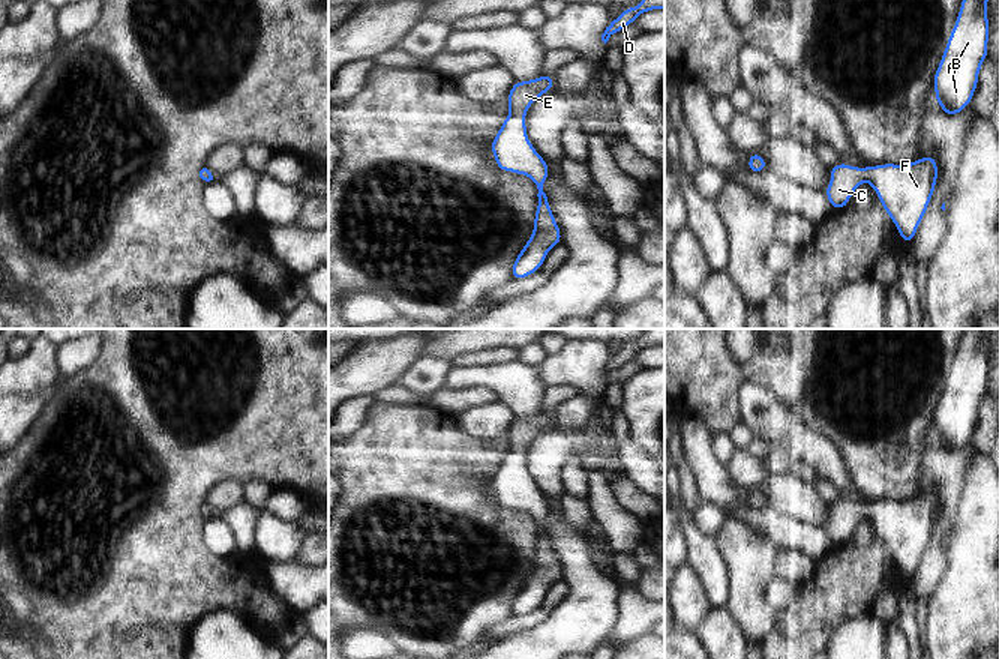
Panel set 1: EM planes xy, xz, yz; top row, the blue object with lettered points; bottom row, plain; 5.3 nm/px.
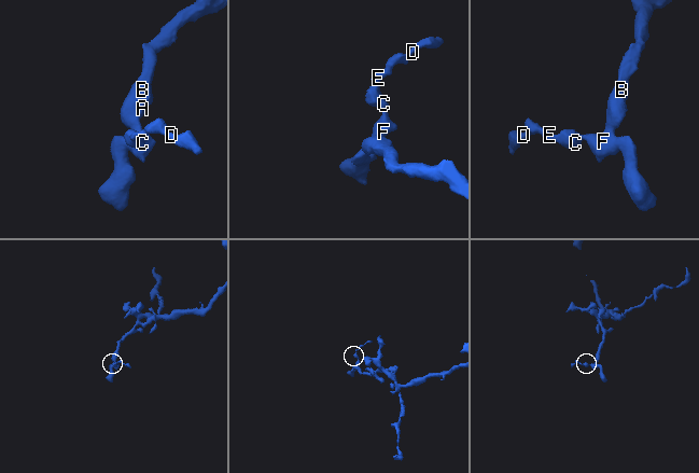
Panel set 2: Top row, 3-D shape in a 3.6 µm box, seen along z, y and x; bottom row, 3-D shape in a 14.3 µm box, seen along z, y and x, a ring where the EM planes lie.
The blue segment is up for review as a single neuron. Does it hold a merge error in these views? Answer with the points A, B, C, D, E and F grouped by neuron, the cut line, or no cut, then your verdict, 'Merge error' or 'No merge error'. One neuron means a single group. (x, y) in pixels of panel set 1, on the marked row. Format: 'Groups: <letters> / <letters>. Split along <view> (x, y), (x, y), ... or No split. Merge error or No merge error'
Groups: A B C D E F. No split. No merge error

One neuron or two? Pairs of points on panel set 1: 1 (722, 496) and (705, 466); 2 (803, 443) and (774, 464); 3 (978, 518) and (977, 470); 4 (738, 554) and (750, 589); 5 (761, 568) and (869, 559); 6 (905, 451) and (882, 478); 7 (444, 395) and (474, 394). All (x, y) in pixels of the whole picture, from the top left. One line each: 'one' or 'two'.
1: one
2: two
3: one
4: one
5: two
6: one
7: one

